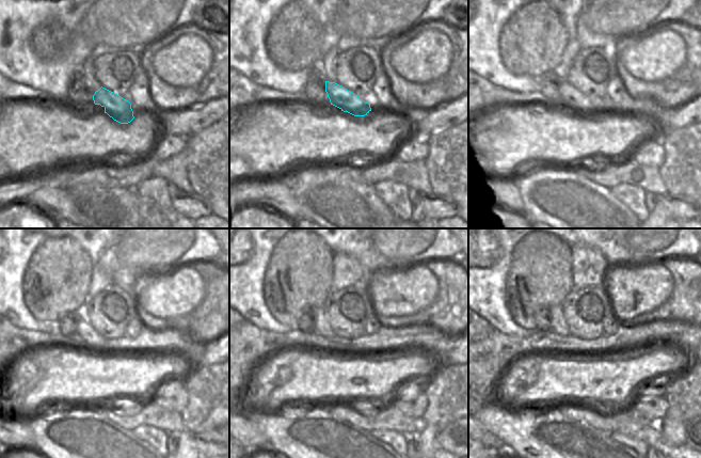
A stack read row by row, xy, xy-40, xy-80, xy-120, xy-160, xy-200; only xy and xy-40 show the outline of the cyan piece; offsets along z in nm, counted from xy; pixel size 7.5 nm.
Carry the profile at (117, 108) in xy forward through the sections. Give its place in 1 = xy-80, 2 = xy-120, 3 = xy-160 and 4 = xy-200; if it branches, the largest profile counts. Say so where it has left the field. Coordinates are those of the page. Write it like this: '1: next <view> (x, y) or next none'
1: next xy-80 (571, 97)
2: next xy-120 (93, 340)
3: next xy-160 (321, 326)
4: next xy-200 (557, 322)

